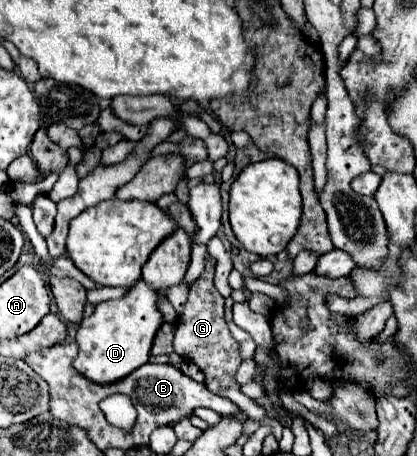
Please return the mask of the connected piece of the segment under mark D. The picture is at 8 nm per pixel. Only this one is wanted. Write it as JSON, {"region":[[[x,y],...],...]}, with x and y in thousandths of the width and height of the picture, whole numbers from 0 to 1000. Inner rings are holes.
{"region":[[[341,610],[312,627],[312,636],[283,658],[254,658],[230,671],[216,697],[201,697],[182,750],[192,759],[192,776],[177,794],[177,807],[221,829],[221,838],[259,842],[278,838],[341,798],[360,789],[360,763],[374,728],[393,706],[393,689],[379,675],[384,654],[398,654],[388,636],[369,636]]]}

